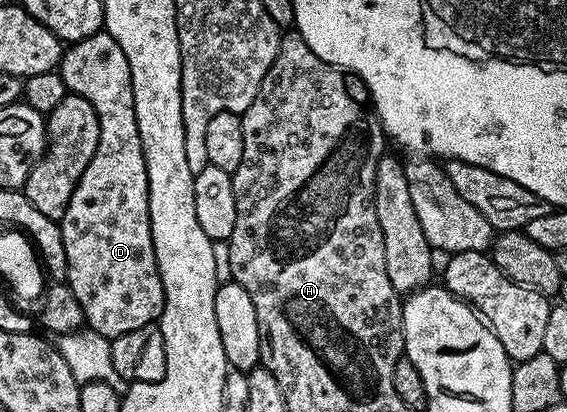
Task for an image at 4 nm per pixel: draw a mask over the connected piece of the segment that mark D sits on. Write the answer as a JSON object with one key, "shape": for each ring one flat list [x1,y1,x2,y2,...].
{"shape":[[102,32,66,45,61,55,59,73,68,93,83,96,83,100,95,108,101,125,95,156,91,156,87,172,79,176,79,184,75,184,67,212,63,212,59,223,63,252,67,252,65,278,71,292,75,292,75,300,79,300,79,308,83,308,85,326,112,340,144,326,153,326,165,307,165,293,151,240,149,185,143,144,139,140,139,124,135,120,131,68,127,64,127,56,123,56,123,48,115,44,108,32]]}

